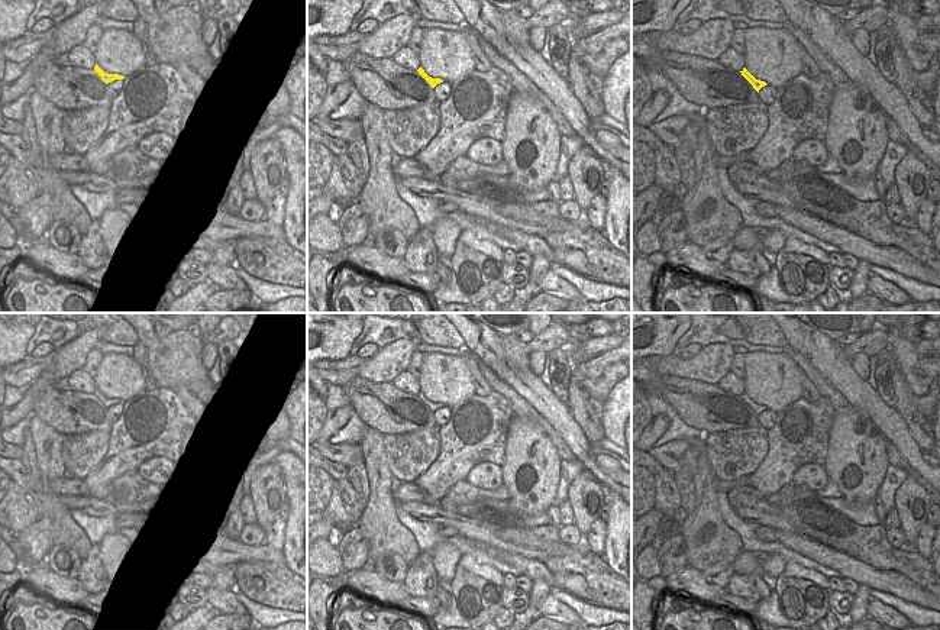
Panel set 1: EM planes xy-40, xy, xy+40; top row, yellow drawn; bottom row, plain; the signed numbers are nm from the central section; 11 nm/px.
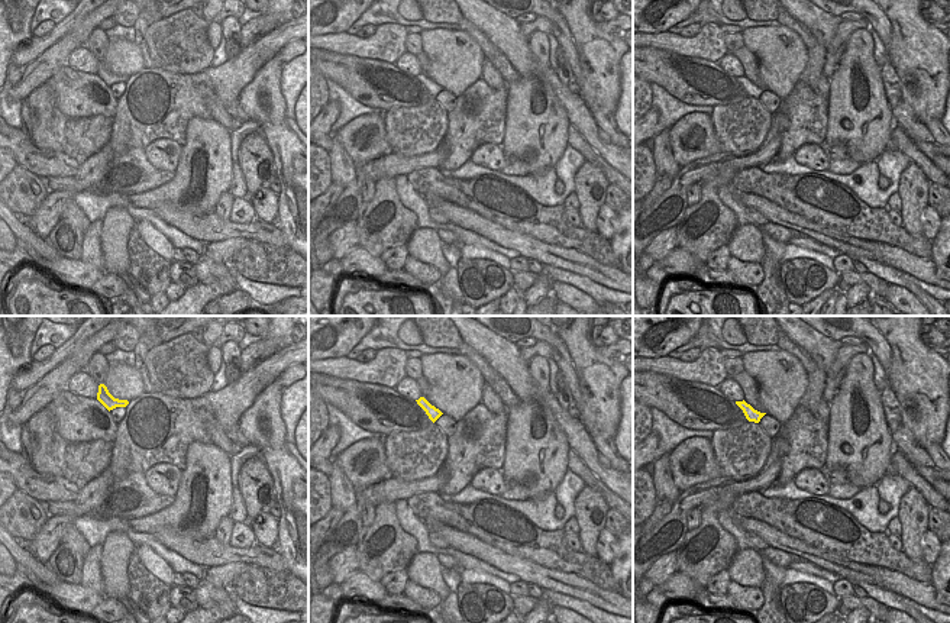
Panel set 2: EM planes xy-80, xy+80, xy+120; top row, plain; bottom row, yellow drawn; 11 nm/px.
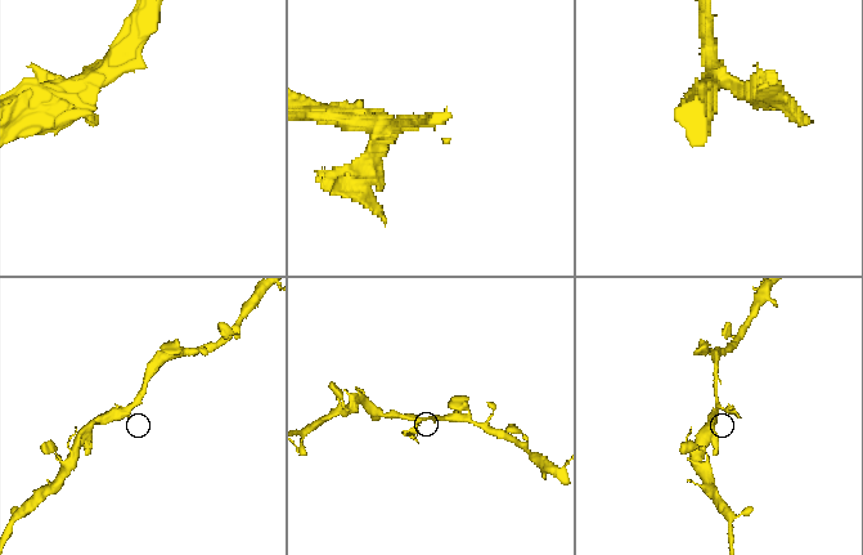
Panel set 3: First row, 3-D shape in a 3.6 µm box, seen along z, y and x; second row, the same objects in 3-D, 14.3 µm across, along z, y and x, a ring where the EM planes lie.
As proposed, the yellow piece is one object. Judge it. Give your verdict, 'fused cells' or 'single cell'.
single cell

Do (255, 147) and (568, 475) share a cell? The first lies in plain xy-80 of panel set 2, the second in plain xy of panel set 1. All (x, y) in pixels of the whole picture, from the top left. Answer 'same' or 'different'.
different

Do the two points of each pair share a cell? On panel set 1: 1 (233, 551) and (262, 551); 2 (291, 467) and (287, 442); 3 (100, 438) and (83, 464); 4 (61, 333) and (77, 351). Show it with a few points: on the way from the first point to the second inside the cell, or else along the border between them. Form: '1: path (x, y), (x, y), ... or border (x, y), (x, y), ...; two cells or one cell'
1: path (241, 552), (255, 552); one cell
2: border (291, 451), (280, 451), (273, 462); two cells
3: path (96, 443), (83, 458); one cell
4: border (80, 335), (58, 349); two cells

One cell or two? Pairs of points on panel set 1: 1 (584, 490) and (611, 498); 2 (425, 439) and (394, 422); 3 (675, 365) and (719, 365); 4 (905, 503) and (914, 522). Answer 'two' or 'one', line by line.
1: two
2: two
3: one
4: one

